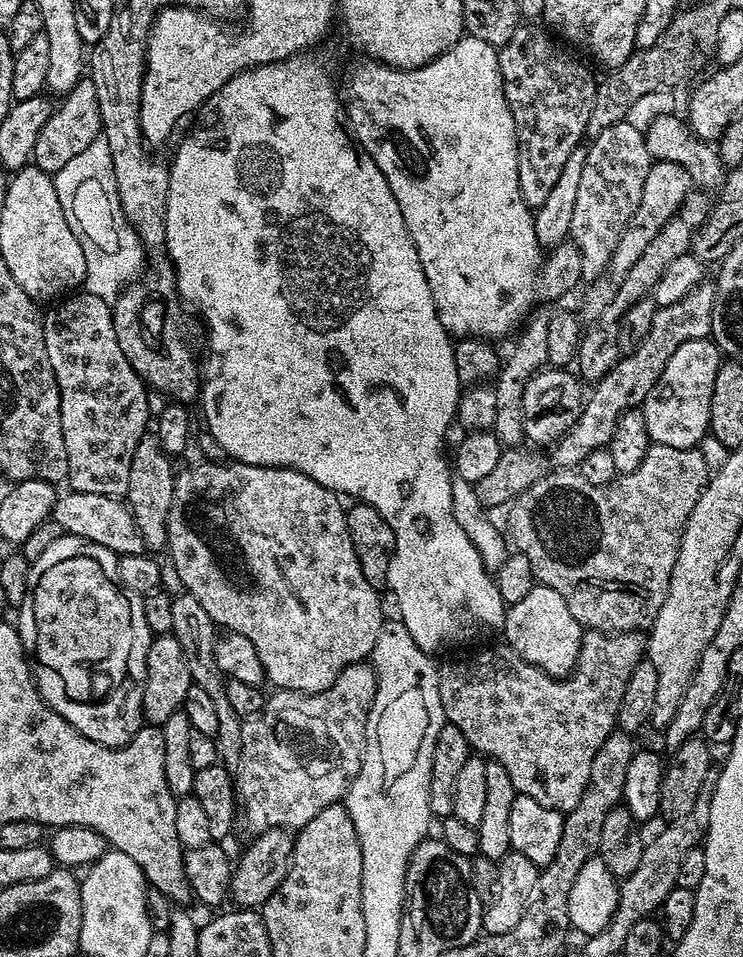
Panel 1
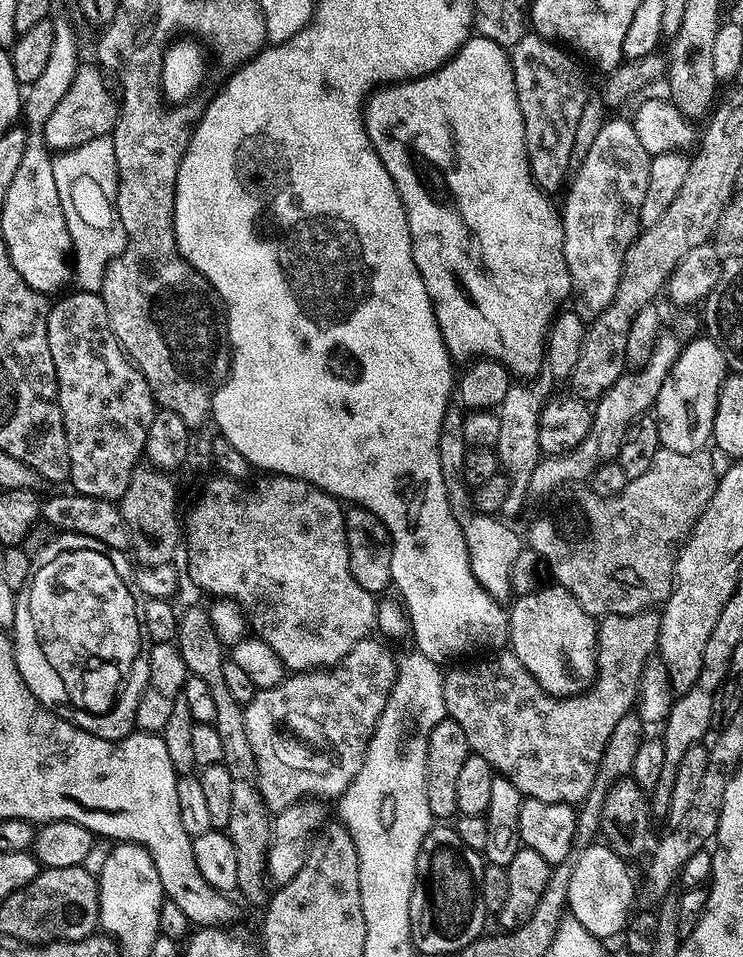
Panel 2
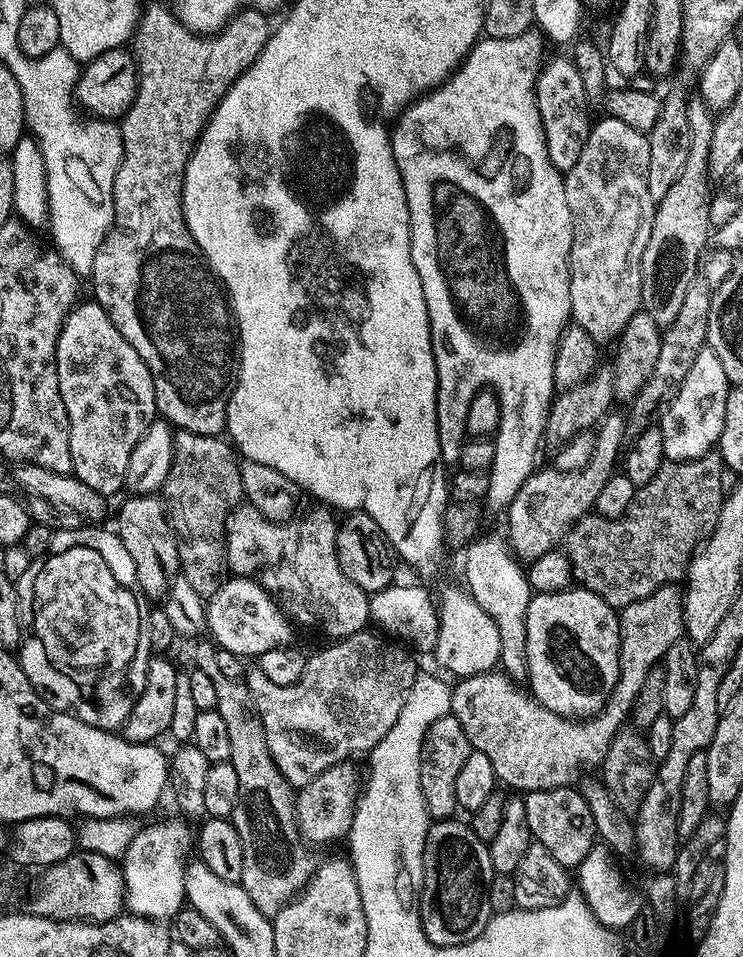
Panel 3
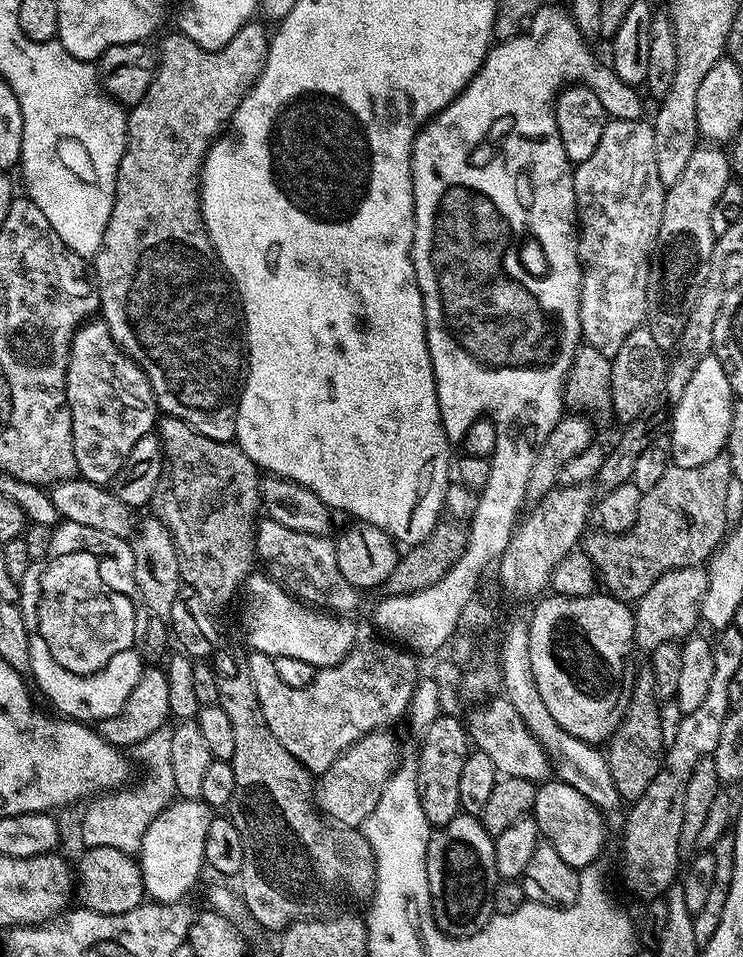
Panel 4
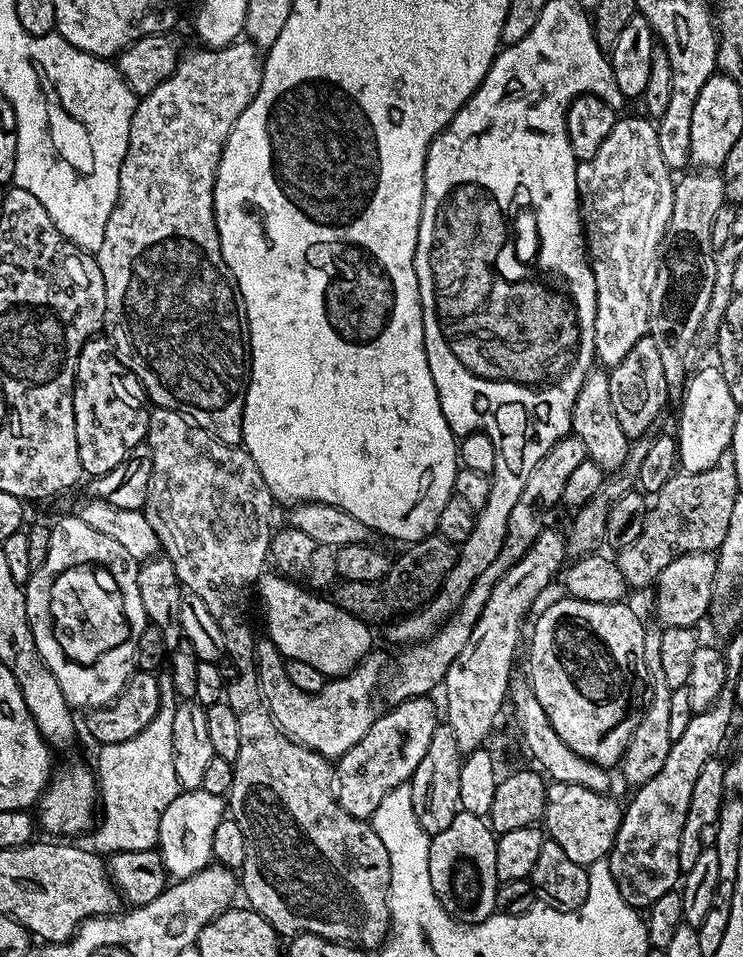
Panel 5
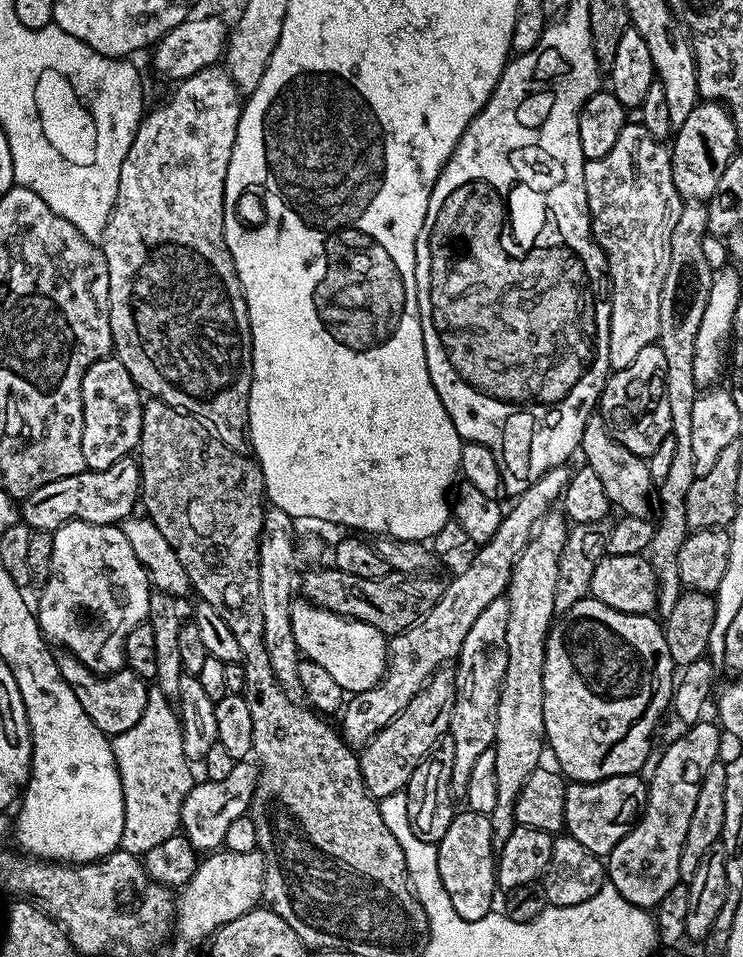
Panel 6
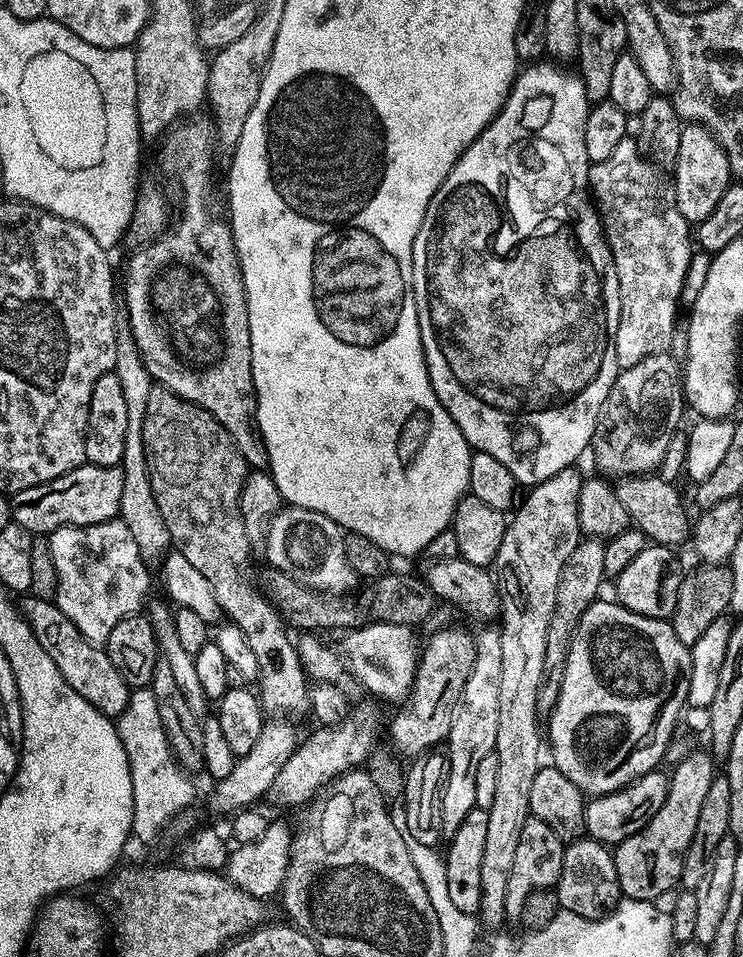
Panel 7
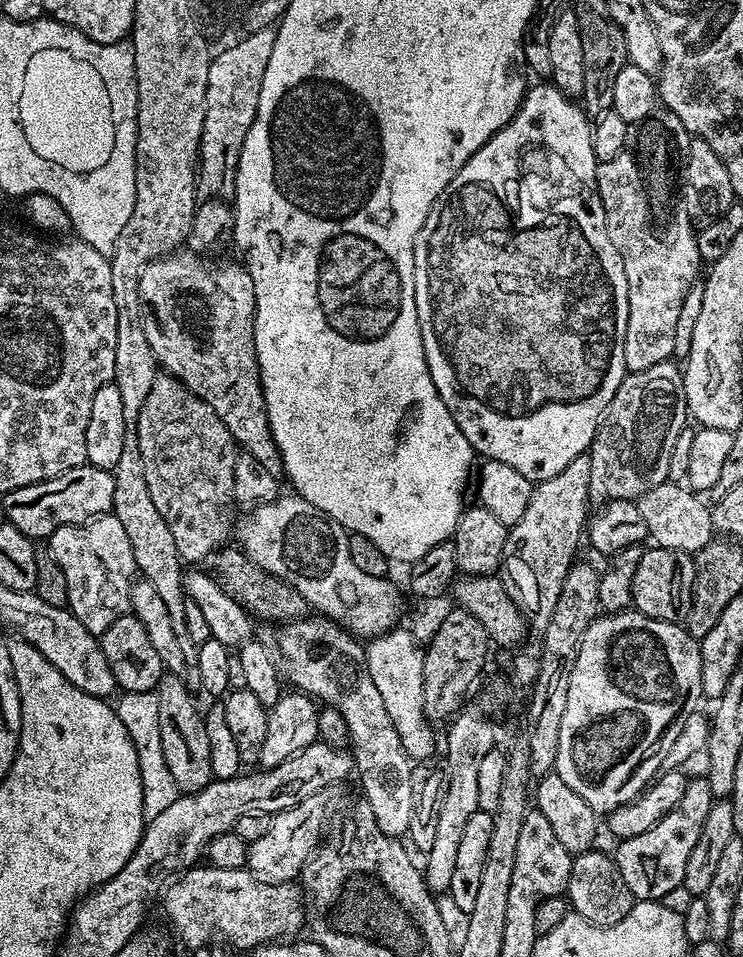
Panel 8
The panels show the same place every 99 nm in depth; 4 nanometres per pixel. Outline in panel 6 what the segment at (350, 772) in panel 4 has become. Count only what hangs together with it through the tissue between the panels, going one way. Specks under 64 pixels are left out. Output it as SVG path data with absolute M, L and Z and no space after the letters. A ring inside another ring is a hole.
M445 666L433 674L431 680L424 685L424 689L408 703L406 710L402 710L402 714L398 714L398 718L391 720L369 744L364 745L362 751L359 753L360 773L364 779L366 790L370 795L374 798L389 796L401 791L407 785L410 774L414 774L414 770L420 765L420 761L431 753L428 751L435 746L436 739L443 732L445 735L449 731L450 718L454 714L455 697L456 673L451 667Z

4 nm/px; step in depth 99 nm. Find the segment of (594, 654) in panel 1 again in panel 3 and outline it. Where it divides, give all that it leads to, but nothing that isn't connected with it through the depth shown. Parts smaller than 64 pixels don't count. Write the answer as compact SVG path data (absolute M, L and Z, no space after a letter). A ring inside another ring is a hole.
M668 584L664 588L658 589L654 594L650 594L646 598L642 598L639 602L630 602L626 607L619 609L618 612L620 618L620 657L618 658L618 682L614 682L614 690L608 695L608 700L599 712L586 716L583 718L569 718L566 716L559 716L554 714L550 710L546 710L546 706L542 706L532 695L531 691L527 687L519 688L520 684L515 679L507 674L503 670L493 670L490 672L483 672L482 674L474 674L473 676L465 676L457 679L455 683L451 685L452 689L452 710L451 715L454 718L458 718L458 722L462 722L462 730L466 730L466 738L472 744L473 752L481 752L486 754L486 758L490 758L490 762L494 766L494 774L497 781L501 785L509 784L512 790L515 790L520 794L527 794L529 792L537 792L538 790L554 790L555 788L567 788L575 785L576 779L579 778L583 772L592 772L603 765L606 754L610 750L610 746L614 742L614 738L619 732L629 723L632 715L632 707L634 706L634 698L638 698L638 694L642 690L642 686L646 686L646 678L650 674L652 668L657 667L663 661L666 650L670 650L670 646L674 646L676 640L681 639L685 635L684 630L684 598L681 589L676 584Z

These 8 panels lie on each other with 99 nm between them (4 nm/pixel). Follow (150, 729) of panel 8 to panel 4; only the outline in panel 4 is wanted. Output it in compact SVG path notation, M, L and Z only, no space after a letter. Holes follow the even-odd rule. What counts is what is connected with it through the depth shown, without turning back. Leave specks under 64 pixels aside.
M165 726L154 730L150 738L136 745L134 755L148 767L144 784L129 790L120 790L115 794L104 794L93 799L84 812L84 821L80 824L80 840L84 848L94 846L110 846L114 850L122 850L129 854L140 851L140 843L154 818L163 808L167 808L176 796L174 786L174 770L170 766L170 738L172 728Z

